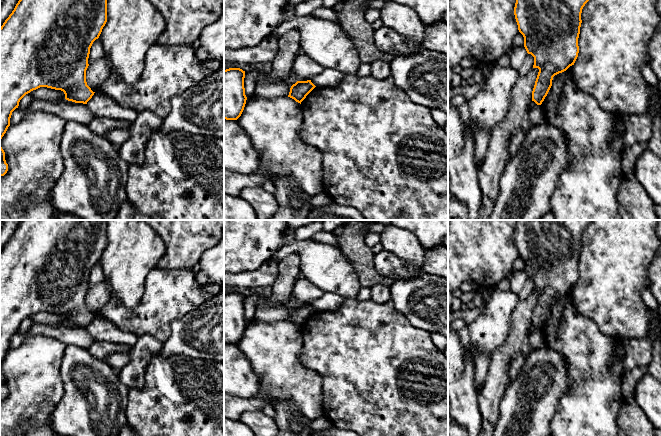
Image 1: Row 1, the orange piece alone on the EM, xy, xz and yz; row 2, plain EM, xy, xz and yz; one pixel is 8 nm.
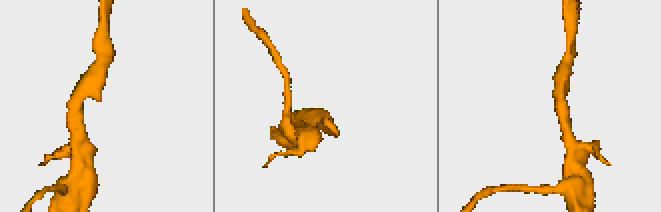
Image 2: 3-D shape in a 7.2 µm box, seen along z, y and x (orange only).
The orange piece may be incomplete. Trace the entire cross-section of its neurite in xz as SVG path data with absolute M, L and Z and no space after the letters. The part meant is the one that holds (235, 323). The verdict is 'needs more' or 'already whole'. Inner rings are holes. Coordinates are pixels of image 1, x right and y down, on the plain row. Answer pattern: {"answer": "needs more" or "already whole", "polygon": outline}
{"answer": "already whole", "polygon": "M240 292L224 294L224 343L237 344L245 331L245 295Z"}

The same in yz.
{"answer": "already whole", "polygon": "M516 220L514 239L518 254L524 261L524 271L527 277L534 281L533 292L539 293L532 315L532 325L537 329L541 329L547 320L552 310L553 301L574 289L579 277L578 262L582 247L582 233L592 221L593 220Z"}

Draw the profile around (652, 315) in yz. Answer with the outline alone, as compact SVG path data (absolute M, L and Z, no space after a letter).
M646 308L647 317L649 321L649 329L652 334L656 332L656 328L658 325L658 314L657 311L651 310L649 308Z

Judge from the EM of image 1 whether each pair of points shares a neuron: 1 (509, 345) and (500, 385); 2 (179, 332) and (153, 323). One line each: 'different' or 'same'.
1: same
2: different

